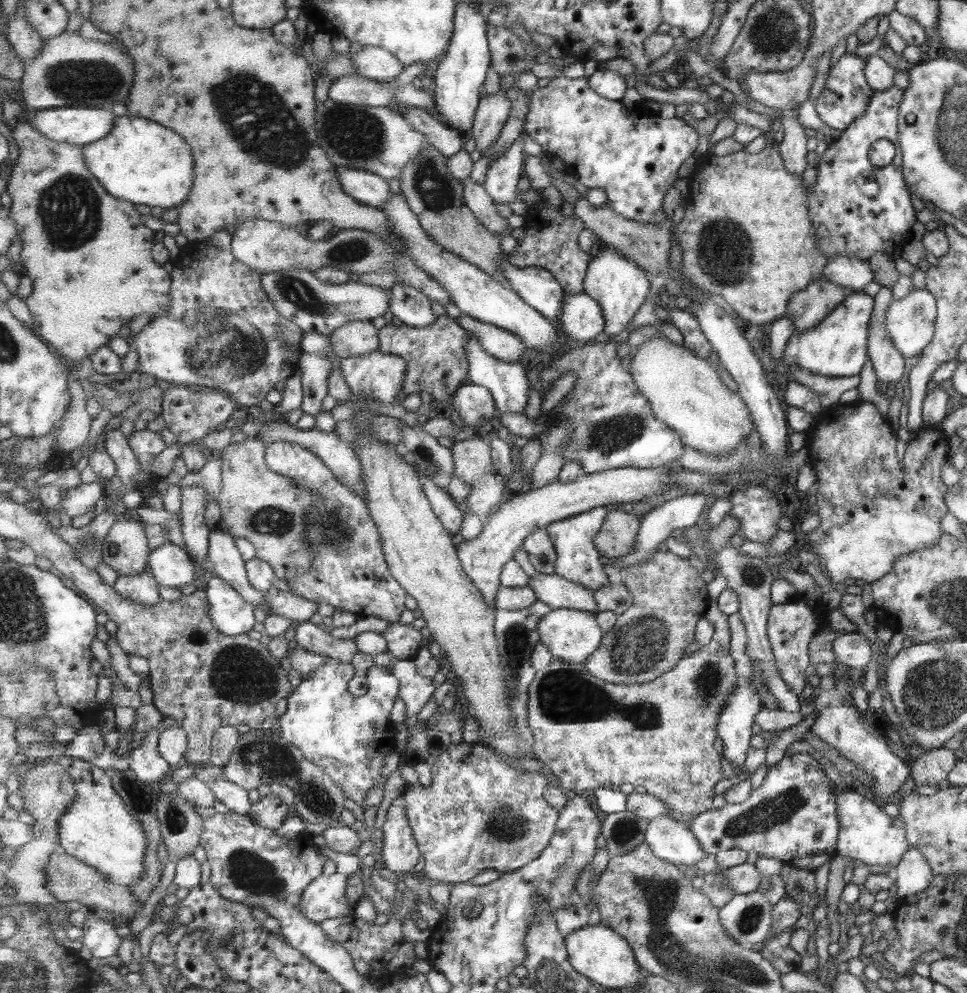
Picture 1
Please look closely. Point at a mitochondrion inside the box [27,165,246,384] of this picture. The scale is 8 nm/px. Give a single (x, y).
(70, 211)

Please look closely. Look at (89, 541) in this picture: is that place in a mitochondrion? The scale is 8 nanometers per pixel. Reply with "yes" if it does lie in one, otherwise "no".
yes

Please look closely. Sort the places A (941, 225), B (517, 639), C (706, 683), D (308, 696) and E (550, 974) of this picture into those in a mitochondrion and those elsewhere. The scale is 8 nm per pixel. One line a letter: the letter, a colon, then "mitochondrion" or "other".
A: other
B: mitochondrion
C: mitochondrion
D: other
E: mitochondrion

